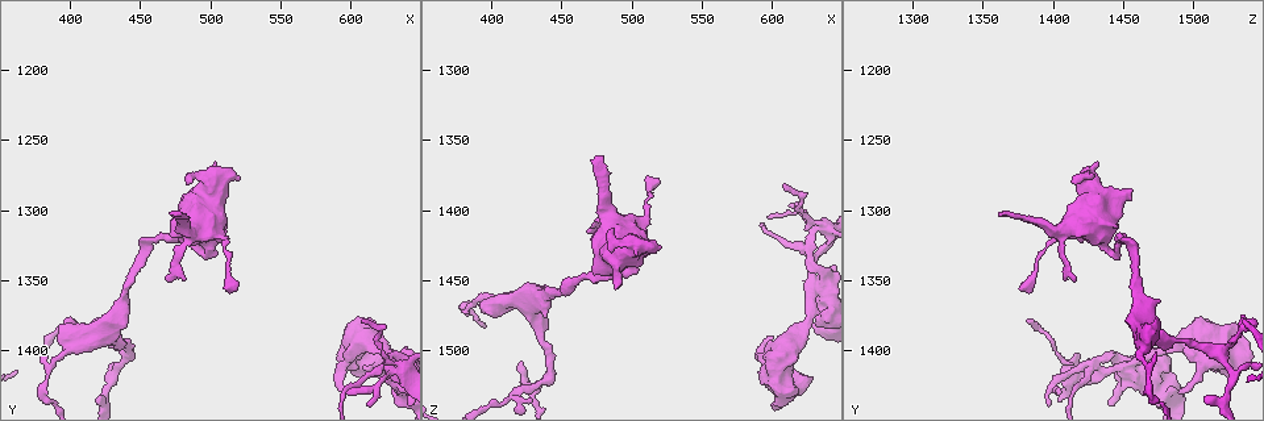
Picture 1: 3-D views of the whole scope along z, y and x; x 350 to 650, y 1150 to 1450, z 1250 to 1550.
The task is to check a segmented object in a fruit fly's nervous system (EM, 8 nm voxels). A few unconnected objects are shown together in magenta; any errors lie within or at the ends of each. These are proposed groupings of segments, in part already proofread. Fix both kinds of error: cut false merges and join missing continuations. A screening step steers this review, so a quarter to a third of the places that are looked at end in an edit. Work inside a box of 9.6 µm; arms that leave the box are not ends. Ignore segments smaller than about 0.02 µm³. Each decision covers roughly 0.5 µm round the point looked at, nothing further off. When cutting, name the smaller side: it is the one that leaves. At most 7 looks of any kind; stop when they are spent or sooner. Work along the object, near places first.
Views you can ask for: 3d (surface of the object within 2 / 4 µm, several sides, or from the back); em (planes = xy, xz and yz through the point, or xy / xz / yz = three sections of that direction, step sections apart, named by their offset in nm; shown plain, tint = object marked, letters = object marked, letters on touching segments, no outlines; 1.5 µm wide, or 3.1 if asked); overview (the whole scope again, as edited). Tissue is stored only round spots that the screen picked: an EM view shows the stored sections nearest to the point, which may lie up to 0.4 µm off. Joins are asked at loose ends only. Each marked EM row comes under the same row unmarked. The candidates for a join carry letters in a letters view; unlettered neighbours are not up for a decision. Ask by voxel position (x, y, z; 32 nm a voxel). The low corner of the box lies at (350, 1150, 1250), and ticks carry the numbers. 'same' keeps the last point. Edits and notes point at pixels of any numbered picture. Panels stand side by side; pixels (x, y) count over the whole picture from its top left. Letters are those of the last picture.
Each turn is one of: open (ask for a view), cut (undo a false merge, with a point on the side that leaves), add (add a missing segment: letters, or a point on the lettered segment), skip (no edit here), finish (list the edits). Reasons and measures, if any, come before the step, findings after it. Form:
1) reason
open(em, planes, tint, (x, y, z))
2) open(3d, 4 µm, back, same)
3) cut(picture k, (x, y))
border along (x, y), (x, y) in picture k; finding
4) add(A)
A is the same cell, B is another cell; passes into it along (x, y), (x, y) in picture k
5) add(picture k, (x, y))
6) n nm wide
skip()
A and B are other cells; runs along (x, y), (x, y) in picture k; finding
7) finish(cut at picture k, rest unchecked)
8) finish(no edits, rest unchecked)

thick end
open(em, planes, letters, (518, 1276, 1428))

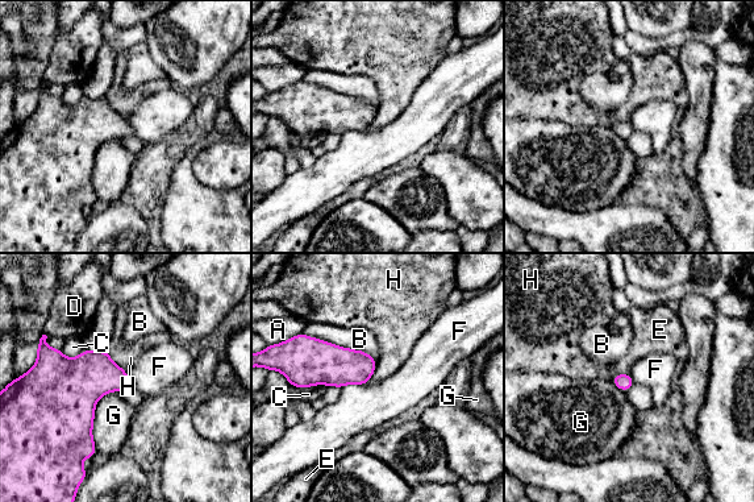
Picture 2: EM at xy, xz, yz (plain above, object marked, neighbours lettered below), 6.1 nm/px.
B touches over 480 nm
skip()
A, B, C, D, E, F, G and H are other cells; none of them fits

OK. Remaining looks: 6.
sudden change in width
open(3d, 2 µm, (482, 1310, 1392))

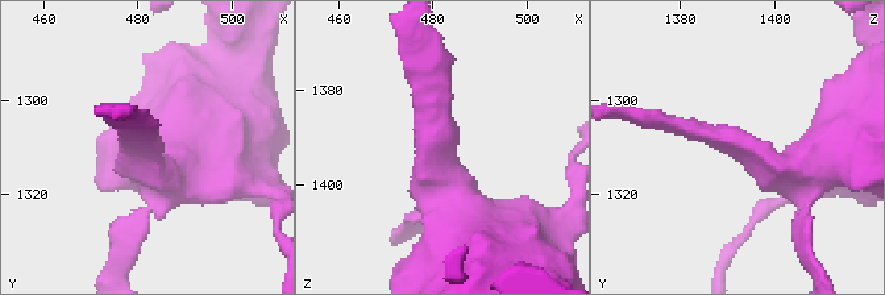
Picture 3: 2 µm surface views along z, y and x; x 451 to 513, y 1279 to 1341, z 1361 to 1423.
shape alone is not enough
open(em, planes, letters, (480, 1308, 1392))

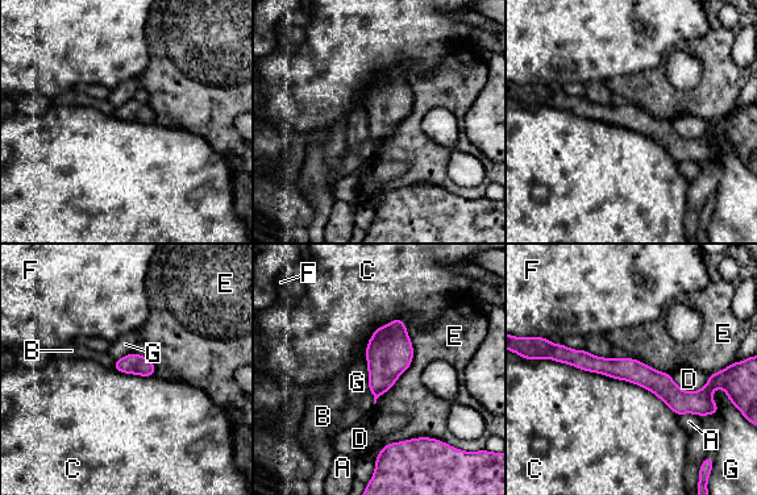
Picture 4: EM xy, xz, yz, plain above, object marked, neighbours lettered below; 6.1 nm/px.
140 nm wide
skip()
A, B, C, D, E, F and G are other cells; runs along (557, 348), (633, 370), (674, 398), (707, 392) in picture 4; all the same neuron

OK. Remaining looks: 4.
branch stops here
open(em, planes, letters, (490, 1332, 1446))

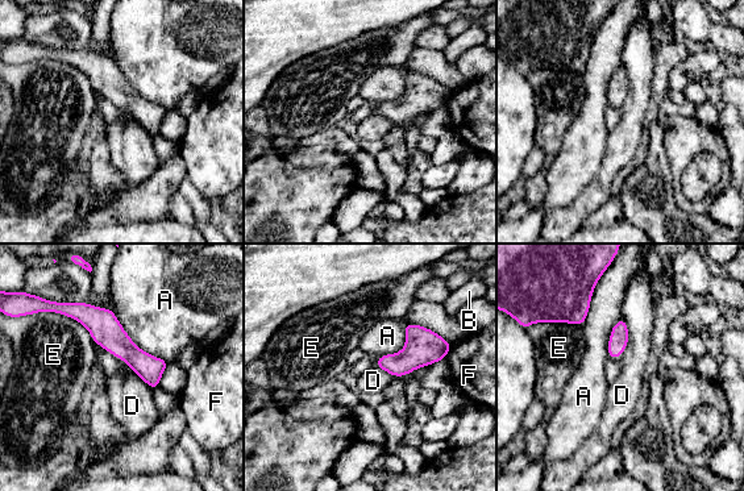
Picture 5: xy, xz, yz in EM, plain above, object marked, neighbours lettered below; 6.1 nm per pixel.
skip()
A, B, D, E and F are other cells; runs along (66, 311), (91, 316), (156, 383) in picture 5; none of them fits

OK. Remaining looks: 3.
finish(no edits, rest unchecked)

